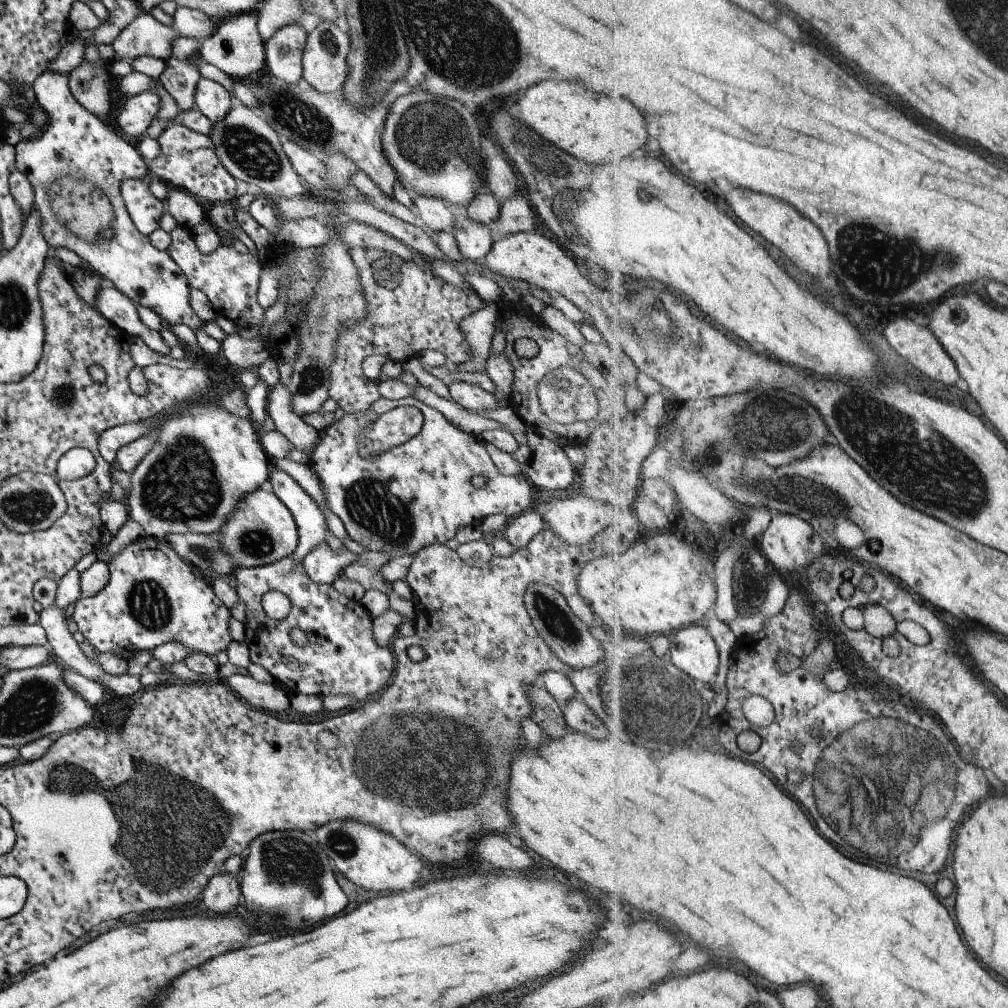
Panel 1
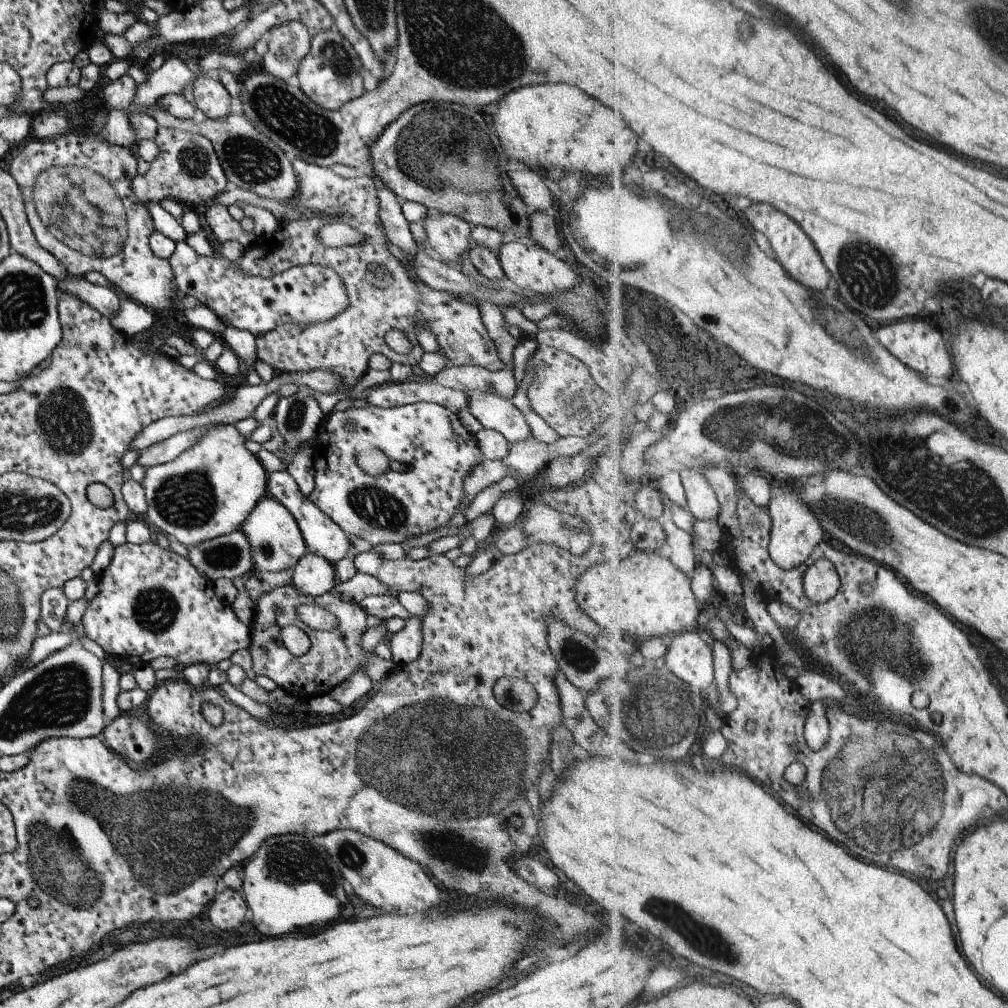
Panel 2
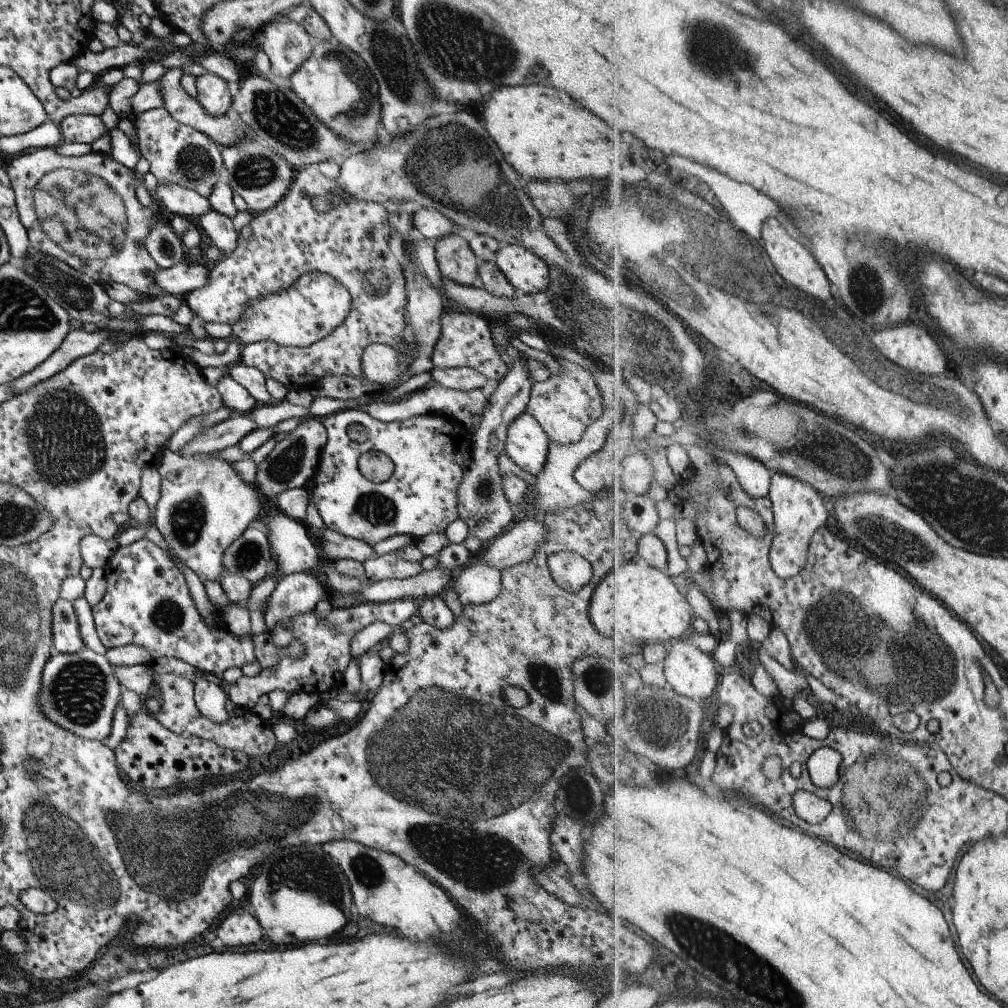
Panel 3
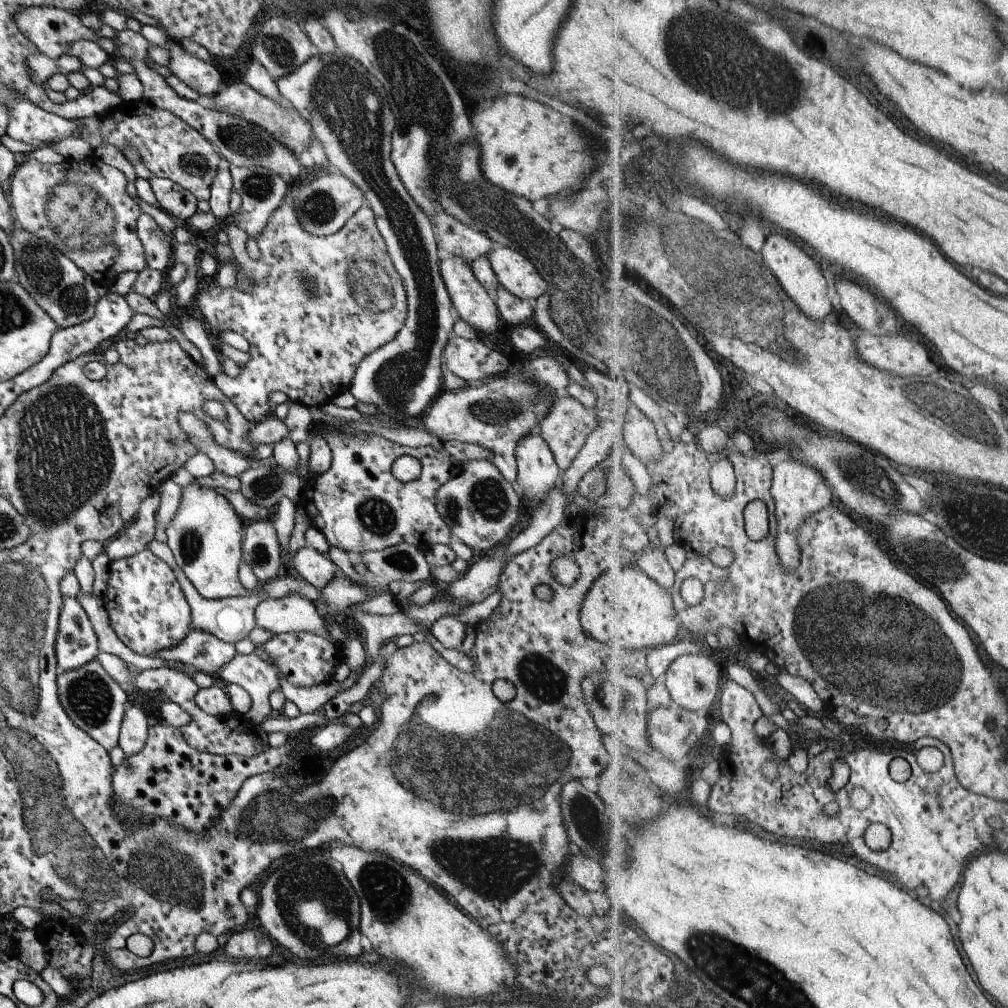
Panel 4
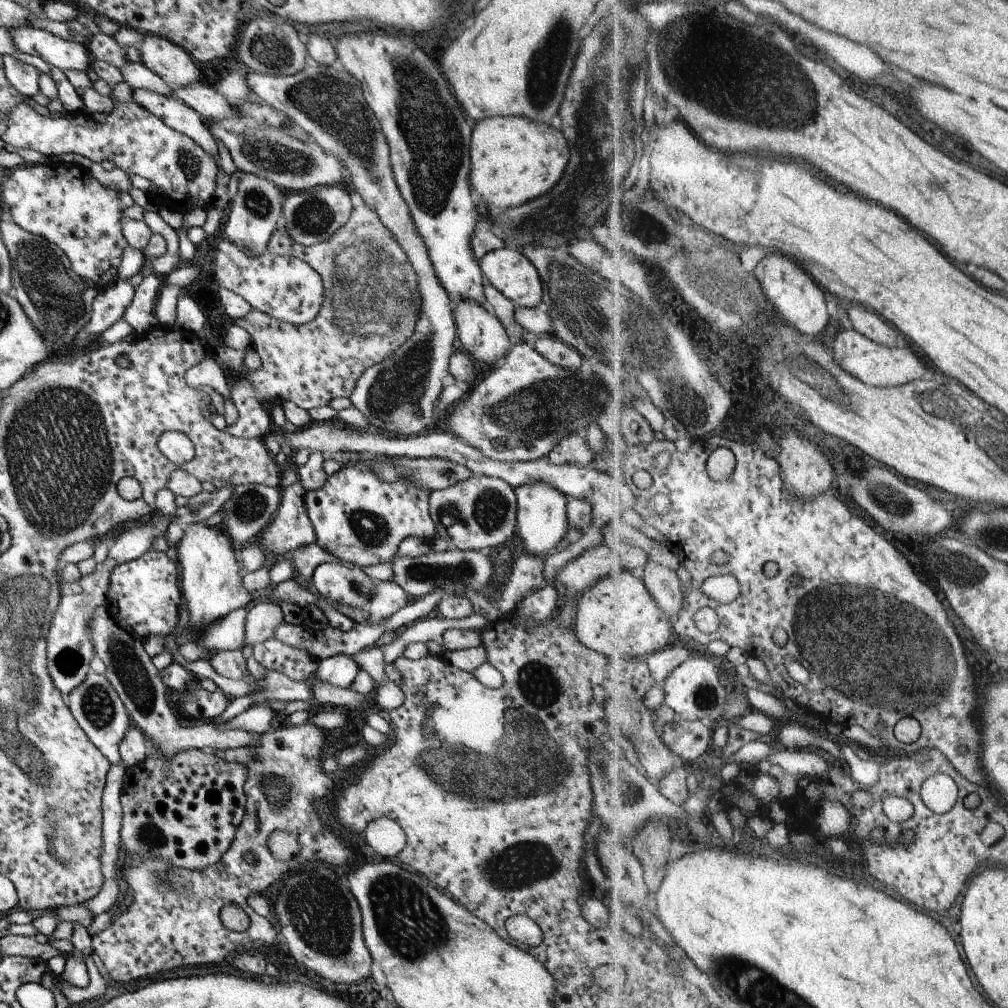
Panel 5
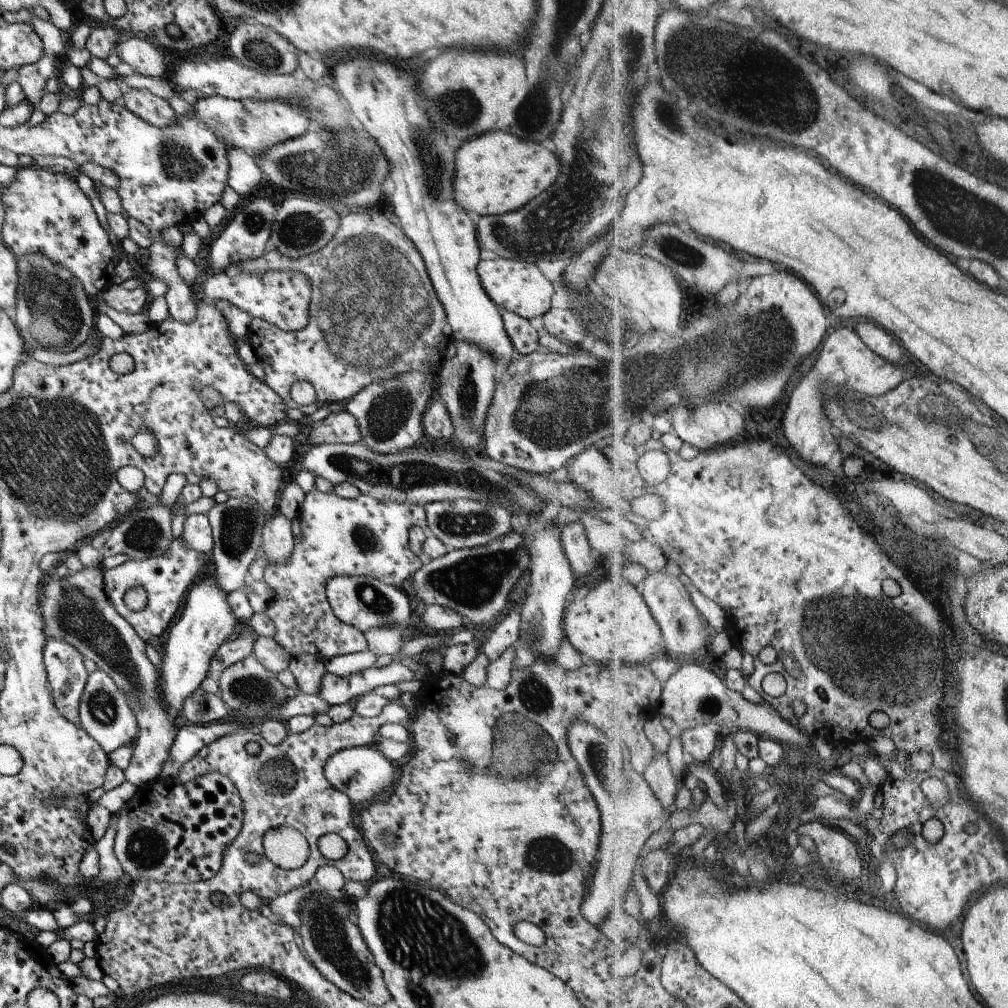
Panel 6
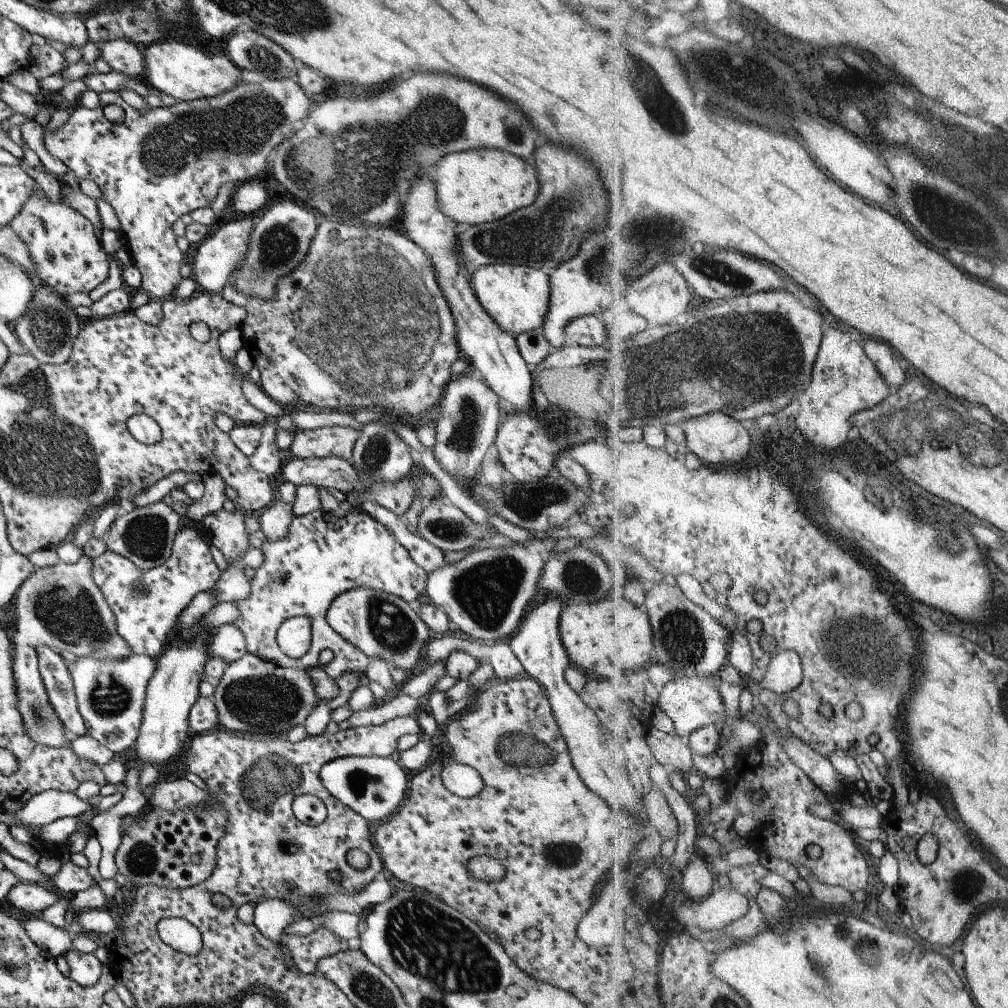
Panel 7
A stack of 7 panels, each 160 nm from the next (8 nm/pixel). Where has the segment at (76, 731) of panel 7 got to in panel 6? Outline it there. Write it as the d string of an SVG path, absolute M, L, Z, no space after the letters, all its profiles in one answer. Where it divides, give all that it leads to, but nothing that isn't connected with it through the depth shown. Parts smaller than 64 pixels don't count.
M52 637L44 640L42 661L55 708L77 726L79 699L88 677L83 659L68 642Z

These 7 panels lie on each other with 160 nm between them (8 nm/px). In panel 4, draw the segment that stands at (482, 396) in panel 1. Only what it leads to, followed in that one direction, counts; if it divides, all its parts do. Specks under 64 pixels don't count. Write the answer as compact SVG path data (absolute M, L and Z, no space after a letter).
M531 431L516 442L514 459L516 480L513 486L520 499L525 497L528 501L523 504L530 514L532 502L542 499L550 488L557 485L561 470L538 432Z

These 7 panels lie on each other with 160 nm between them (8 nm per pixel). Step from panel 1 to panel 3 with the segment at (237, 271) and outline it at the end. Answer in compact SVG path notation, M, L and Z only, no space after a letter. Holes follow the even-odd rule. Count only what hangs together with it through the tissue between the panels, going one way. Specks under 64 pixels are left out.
M185 258L166 269L154 272L154 286L157 294L169 293L183 298L188 292L201 288L208 283L209 267L199 260ZM319 271L303 273L288 287L249 301L238 321L230 326L231 334L241 346L257 341L273 341L278 345L306 347L331 334L343 322L351 308L350 300L348 290L330 274Z

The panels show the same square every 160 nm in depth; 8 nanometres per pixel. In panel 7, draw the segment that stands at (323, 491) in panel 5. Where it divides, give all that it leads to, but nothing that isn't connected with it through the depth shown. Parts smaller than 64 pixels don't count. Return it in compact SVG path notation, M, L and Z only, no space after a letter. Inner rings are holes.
M319 508L308 512L303 516L292 517L287 529L287 534L279 540L267 541L259 549L264 556L263 564L254 571L250 584L250 594L243 600L236 601L236 609L240 612L239 618L234 620L234 625L243 633L246 644L246 653L254 654L260 659L271 661L280 667L310 670L317 662L317 656L321 650L331 650L333 657L324 666L324 672L333 680L343 672L349 670L364 672L368 658L356 648L344 641L325 620L326 610L330 602L339 595L355 587L367 587L373 590L383 591L393 596L398 596L404 601L411 602L423 592L426 572L411 560L404 546L390 533L390 530L377 522L372 516L359 508L351 509L346 515L337 518L333 513ZM303 616L309 620L310 643L307 652L299 658L285 656L277 646L275 635L279 625L288 618Z

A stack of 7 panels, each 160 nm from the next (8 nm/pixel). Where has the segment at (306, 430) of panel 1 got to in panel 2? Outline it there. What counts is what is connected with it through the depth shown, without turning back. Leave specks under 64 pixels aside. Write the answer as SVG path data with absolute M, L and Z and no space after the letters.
M301 443L291 455L290 462L286 464L286 471L289 476L293 478L301 494L307 498L314 487L312 457L312 445Z

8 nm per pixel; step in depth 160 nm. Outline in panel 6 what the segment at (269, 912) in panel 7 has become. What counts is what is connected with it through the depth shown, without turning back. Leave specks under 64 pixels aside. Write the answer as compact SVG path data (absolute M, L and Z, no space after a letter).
M311 882L309 886L301 886L297 889L291 889L282 895L265 900L264 903L275 914L281 924L285 924L295 930L299 926L300 920L298 915L299 902L303 900L311 891L319 892L315 883Z

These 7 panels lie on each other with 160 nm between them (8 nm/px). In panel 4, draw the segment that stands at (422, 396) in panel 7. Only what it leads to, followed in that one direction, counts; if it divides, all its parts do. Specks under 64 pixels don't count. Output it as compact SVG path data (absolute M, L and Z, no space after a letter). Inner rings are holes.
M285 199L281 205L275 208L275 210L272 210L272 213L260 230L260 233L254 236L254 241L260 252L260 256L257 260L249 259L247 252L245 252L245 242L248 239L248 234L244 230L237 228L233 224L225 229L227 246L231 249L234 260L240 267L240 270L246 273L252 281L252 287L250 289L239 290L234 284L234 286L223 288L219 286L219 281L215 282L214 280L214 282L208 283L203 290L199 290L195 295L195 309L197 310L198 316L203 317L211 328L215 328L219 333L226 330L236 332L243 336L249 343L247 352L248 359L245 364L241 366L240 373L235 378L229 378L221 372L213 377L213 381L215 386L235 405L235 408L241 413L241 416L250 424L259 422L270 411L267 406L267 396L269 396L271 390L283 392L291 403L299 403L304 407L320 407L330 402L339 392L341 393L348 390L348 386L350 385L359 361L365 357L366 354L372 353L378 346L388 343L403 326L406 317L406 292L404 291L402 280L389 258L384 240L381 238L375 226L374 220L373 211L369 207L359 207L355 211L355 214L352 214L345 221L345 224L339 227L339 230L336 230L332 235L325 237L315 236L306 233L306 230L301 228L291 200ZM302 279L310 279L314 283L314 291L309 292Z

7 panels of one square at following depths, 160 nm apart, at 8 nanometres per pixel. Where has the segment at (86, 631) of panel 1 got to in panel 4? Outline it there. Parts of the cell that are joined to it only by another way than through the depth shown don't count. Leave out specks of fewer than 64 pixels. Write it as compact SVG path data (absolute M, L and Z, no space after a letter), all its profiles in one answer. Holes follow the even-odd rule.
M146 548L110 561L107 588L102 598L108 624L117 638L135 654L152 656L155 651L177 646L190 631L190 608L173 571ZM235 653L230 661L217 670L217 677L227 683L235 683L247 691L251 698L251 707L245 718L259 726L267 716L272 715L268 694L278 689L278 675L275 668L256 654Z

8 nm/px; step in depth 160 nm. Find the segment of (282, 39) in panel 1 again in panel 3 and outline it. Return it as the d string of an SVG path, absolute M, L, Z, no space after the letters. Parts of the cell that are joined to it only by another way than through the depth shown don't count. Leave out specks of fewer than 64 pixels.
M278 17L263 25L261 31L259 50L267 55L271 76L287 78L311 54L309 35L296 22Z

